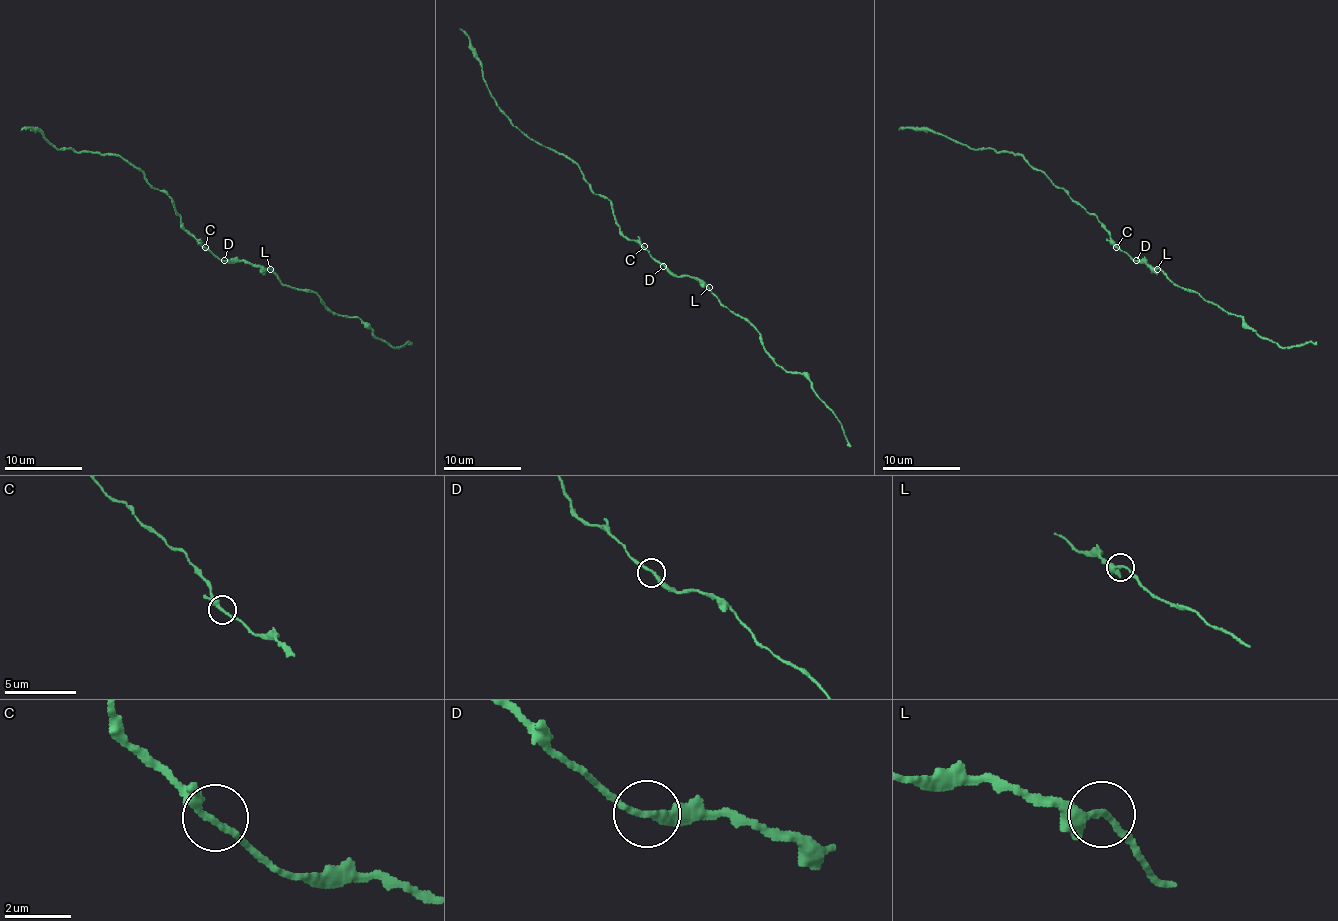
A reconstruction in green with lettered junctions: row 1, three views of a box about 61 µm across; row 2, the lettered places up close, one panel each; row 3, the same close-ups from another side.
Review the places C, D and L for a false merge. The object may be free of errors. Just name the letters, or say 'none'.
none

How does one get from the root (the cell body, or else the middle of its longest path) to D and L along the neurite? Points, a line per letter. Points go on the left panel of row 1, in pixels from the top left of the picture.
D: (201, 243), (224, 260)
L: (201, 243), (222, 260), (248, 260), (269, 268)

